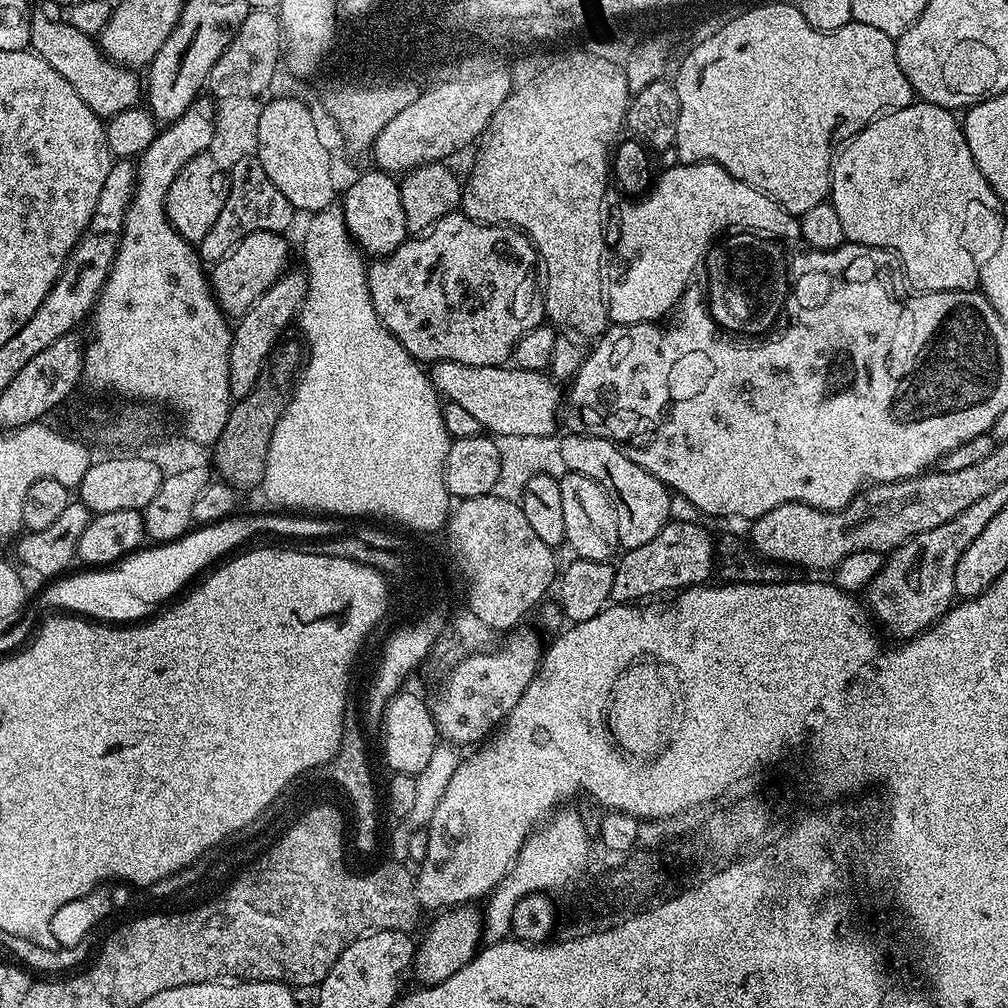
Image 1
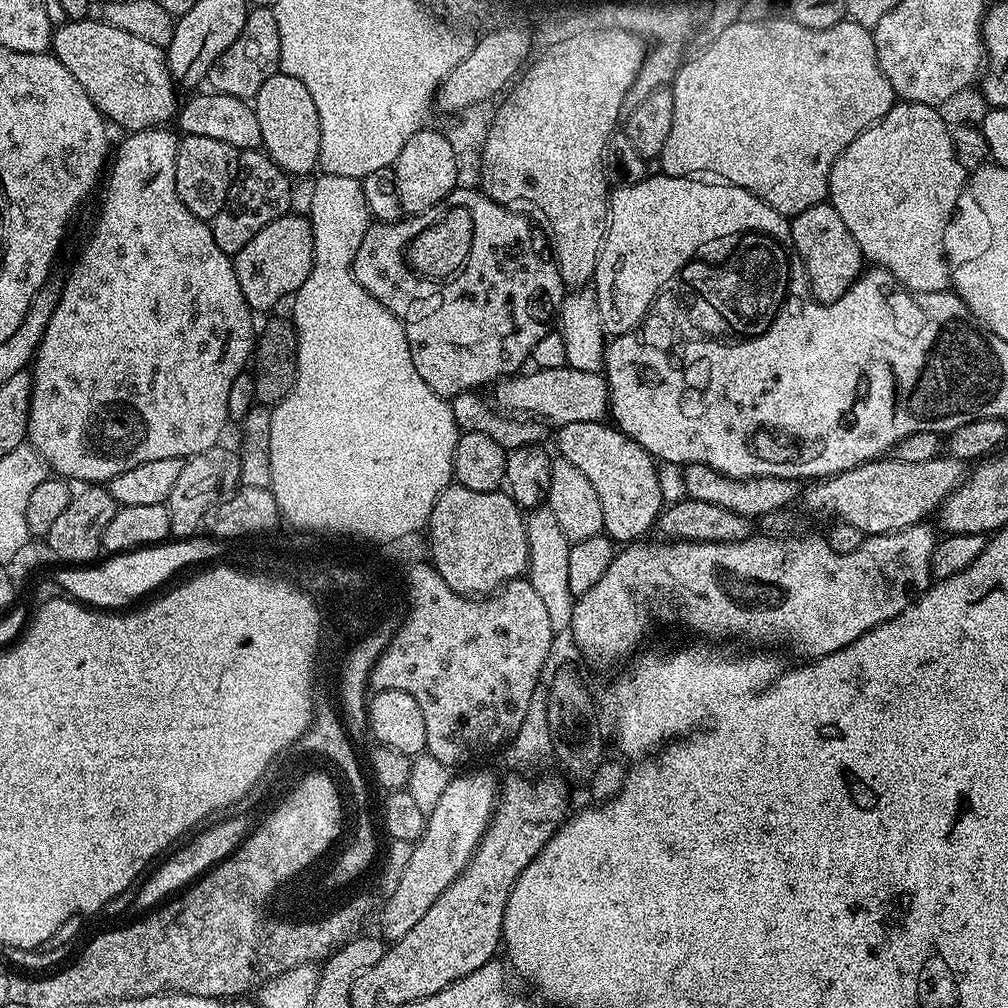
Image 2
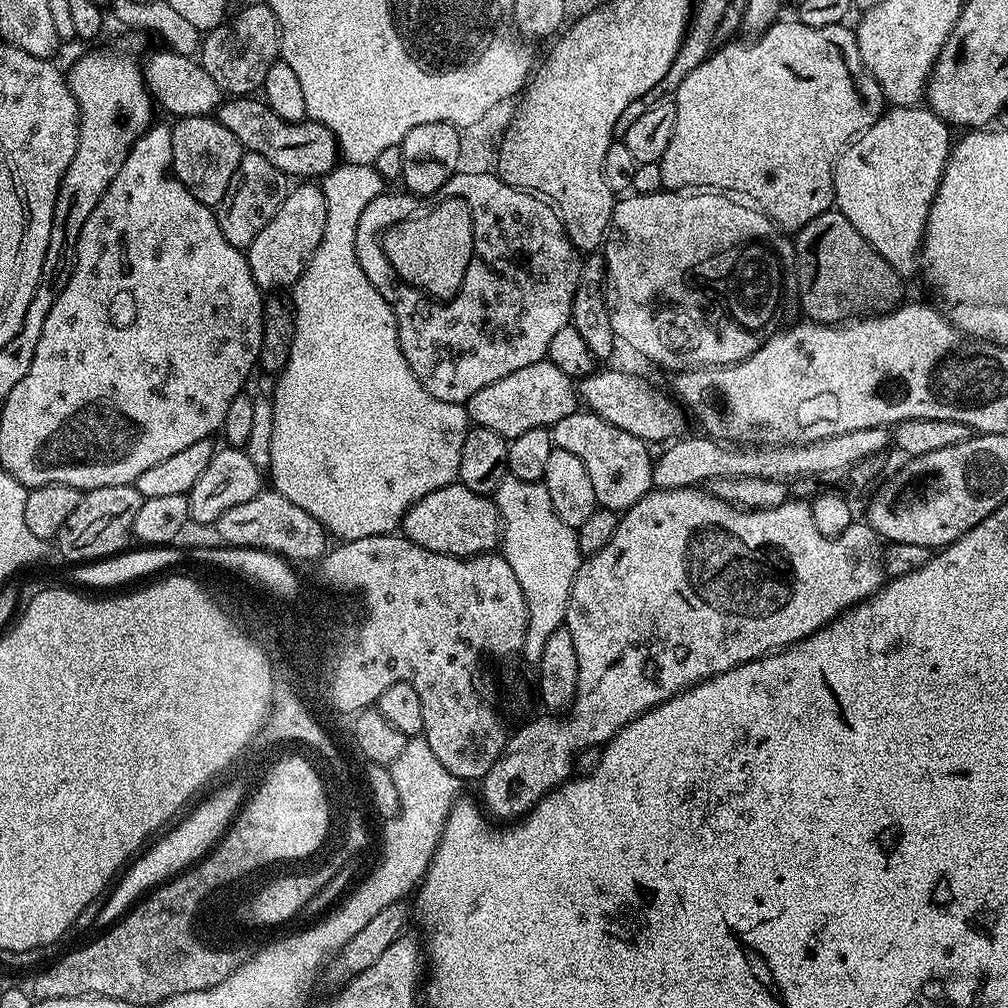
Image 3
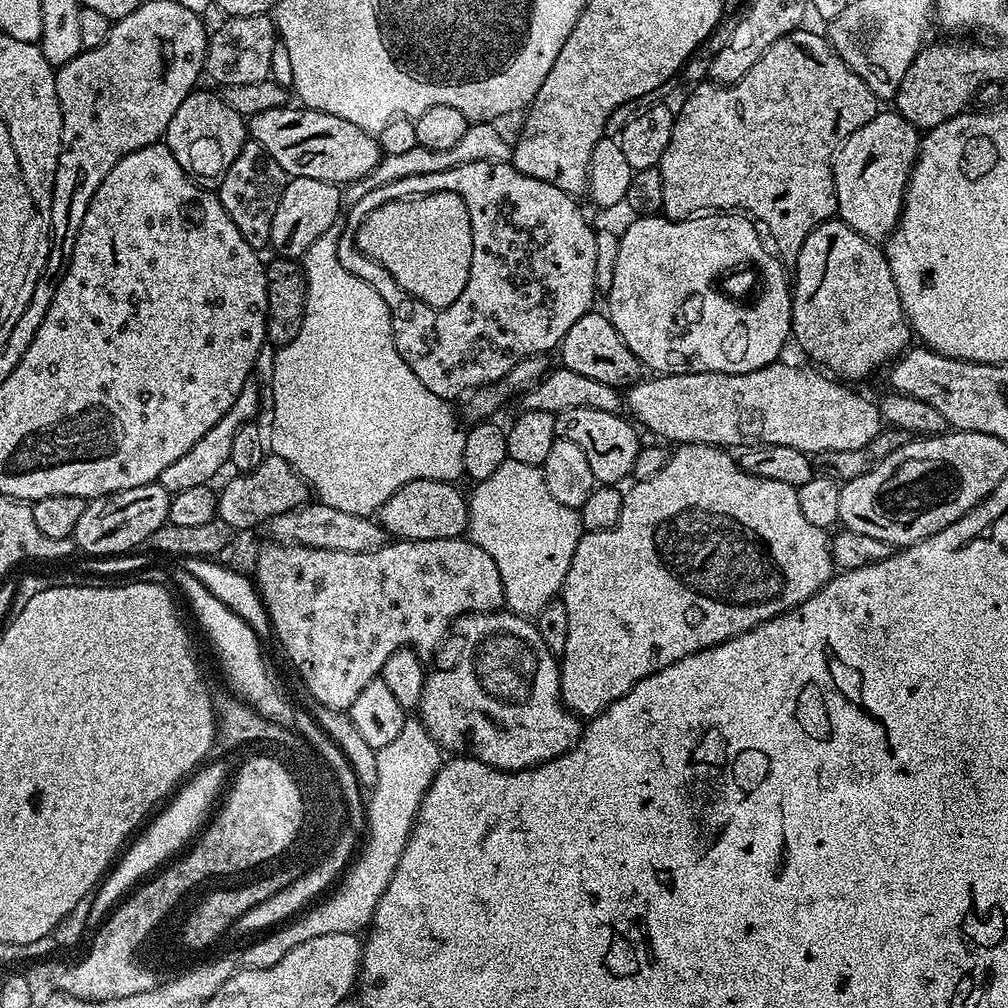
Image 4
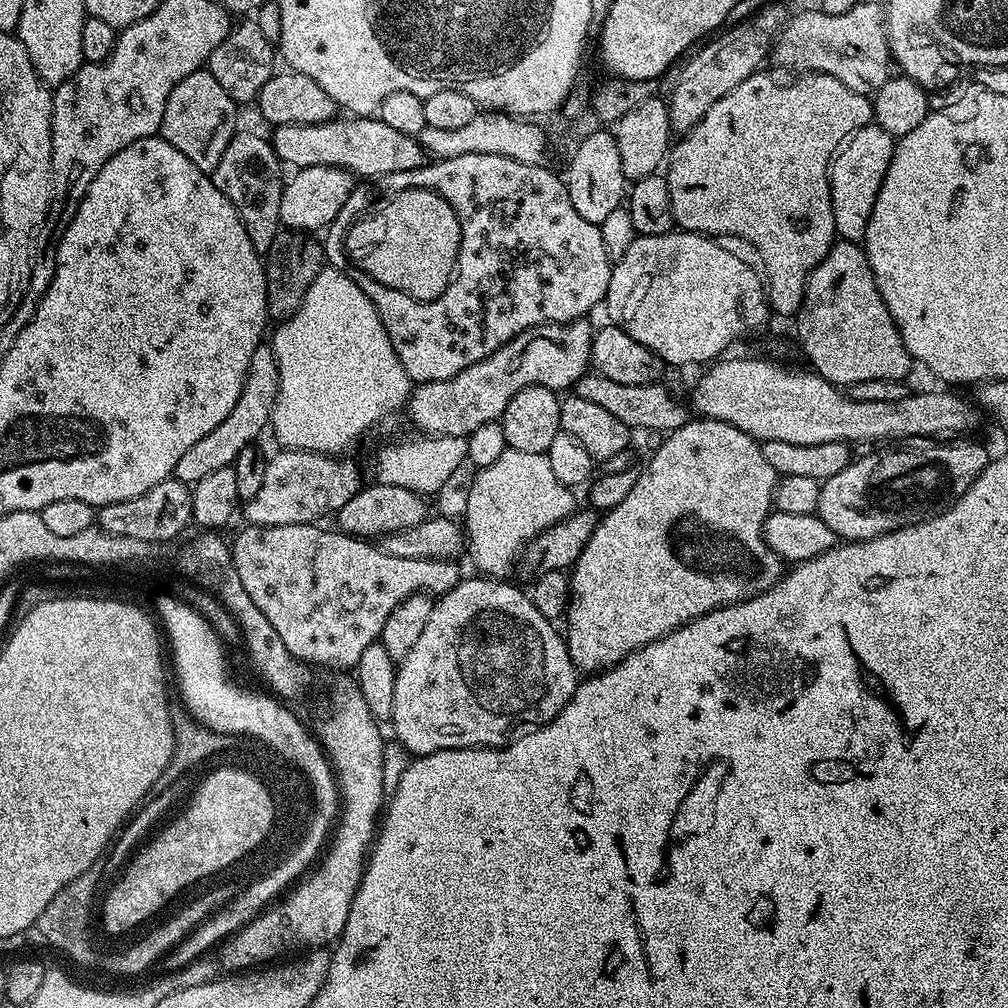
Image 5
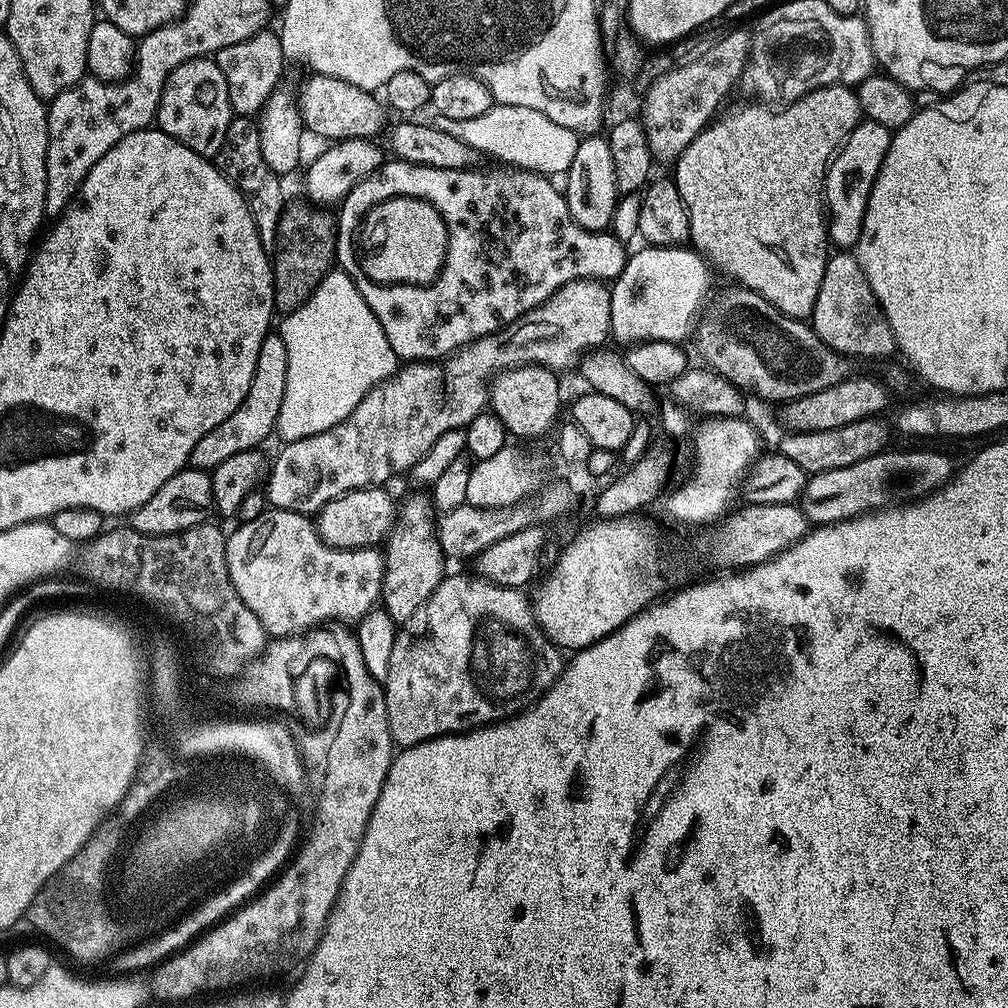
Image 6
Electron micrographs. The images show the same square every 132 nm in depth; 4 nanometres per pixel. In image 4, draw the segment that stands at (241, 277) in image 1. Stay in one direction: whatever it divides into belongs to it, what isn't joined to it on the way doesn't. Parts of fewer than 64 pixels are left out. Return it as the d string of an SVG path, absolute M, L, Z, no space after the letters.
M294 176L289 179L288 184L282 190L282 202L278 202L278 210L274 210L274 222L270 226L270 244L274 249L277 248L279 255L284 258L300 258L308 251L308 248L314 242L314 238L318 238L318 234L326 234L326 230L330 230L336 223L336 219L340 216L340 196L342 200L342 192L337 185L330 182L318 182L318 178L302 178L301 176Z

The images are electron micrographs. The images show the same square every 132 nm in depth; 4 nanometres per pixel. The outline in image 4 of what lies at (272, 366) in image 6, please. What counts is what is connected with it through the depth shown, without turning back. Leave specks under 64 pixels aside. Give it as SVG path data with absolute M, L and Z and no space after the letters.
M250 378L246 382L246 386L242 386L242 394L238 394L238 398L234 398L234 406L230 406L230 410L226 410L226 414L222 414L222 418L218 418L218 422L214 422L214 426L210 426L210 430L206 430L206 434L202 434L202 438L198 438L198 442L194 442L194 446L190 446L190 450L186 450L186 454L182 454L182 458L177 458L172 465L166 466L166 470L162 470L158 483L167 492L173 494L182 490L190 490L194 486L212 484L215 476L223 470L224 464L226 468L230 461L234 434L238 434L238 430L244 424L253 423L259 412L260 388L256 385L256 380Z

